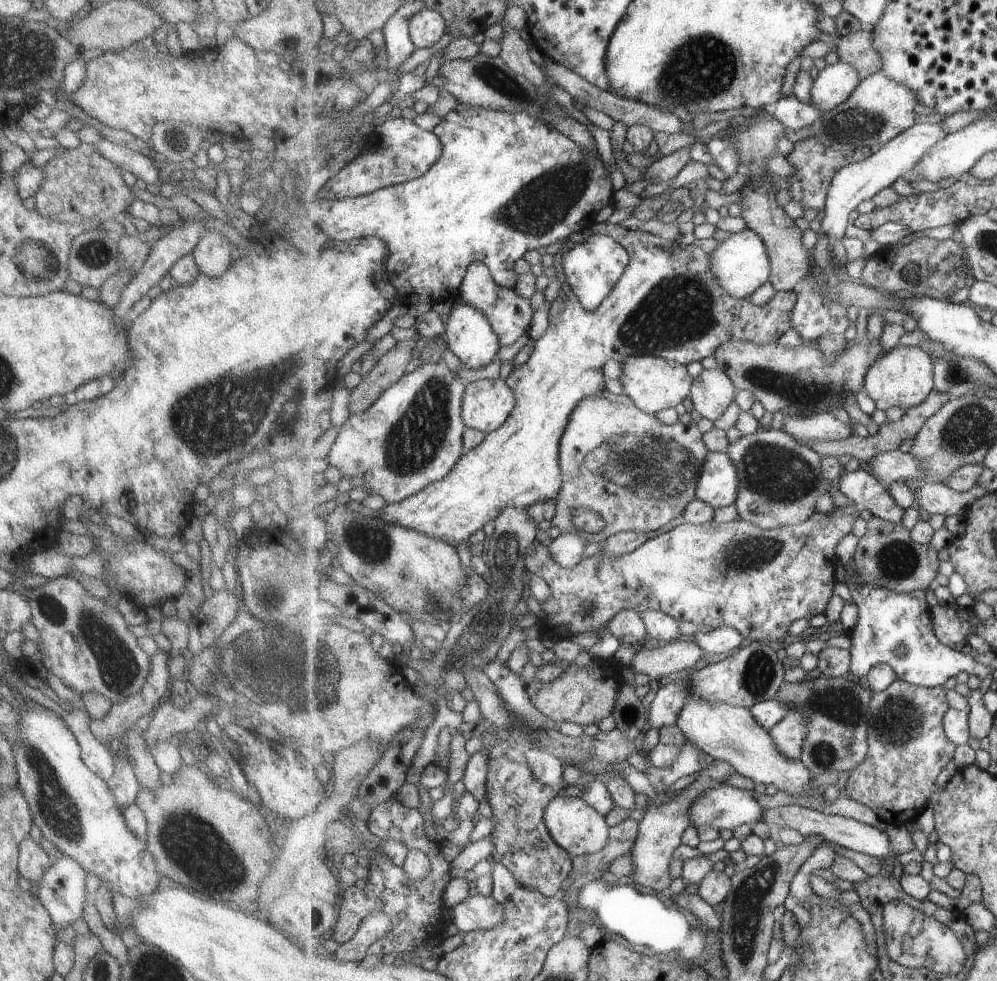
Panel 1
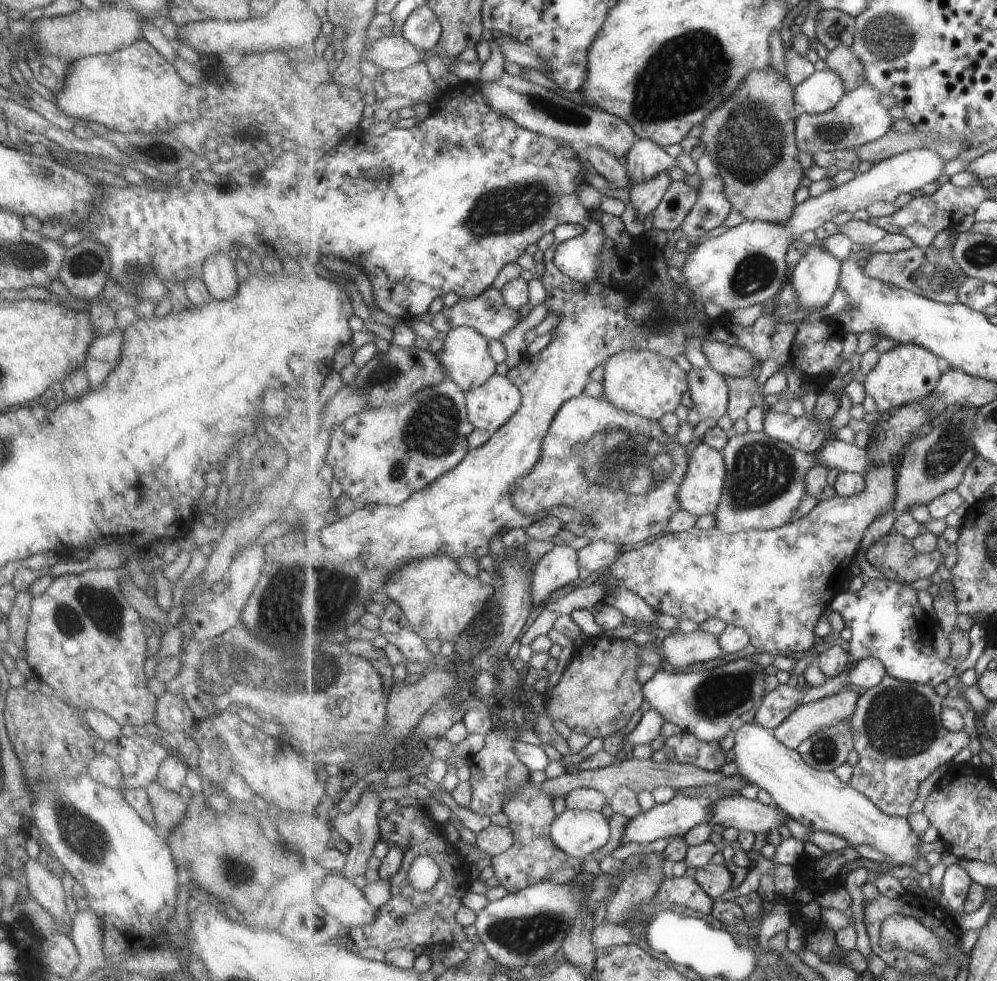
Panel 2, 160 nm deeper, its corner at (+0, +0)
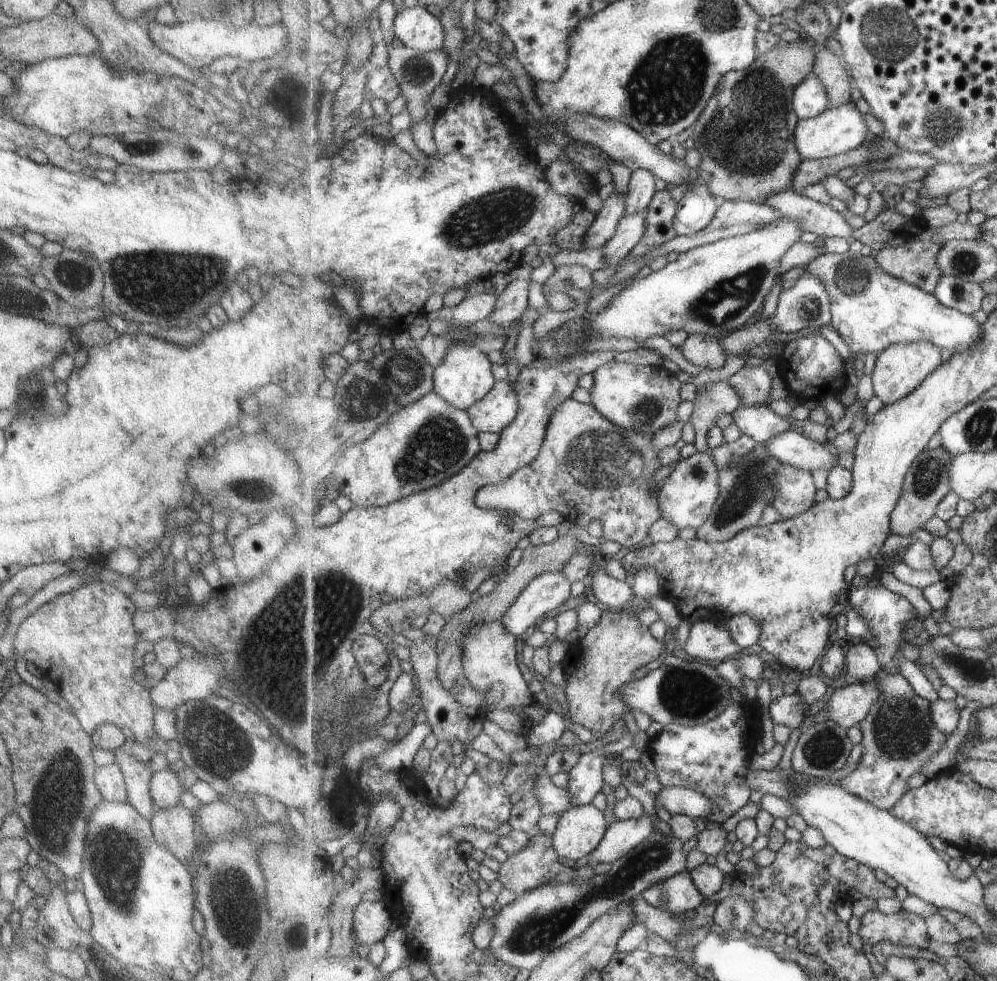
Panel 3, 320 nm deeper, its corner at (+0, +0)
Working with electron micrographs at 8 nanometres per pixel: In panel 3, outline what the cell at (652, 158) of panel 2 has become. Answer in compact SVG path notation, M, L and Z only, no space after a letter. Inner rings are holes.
M643 168L632 172L628 183L627 210L625 216L647 210L657 193L655 182L658 177Z

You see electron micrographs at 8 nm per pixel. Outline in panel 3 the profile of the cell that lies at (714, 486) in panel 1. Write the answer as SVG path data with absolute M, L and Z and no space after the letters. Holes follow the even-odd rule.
M710 450L707 453L691 455L687 459L681 459L674 470L660 484L658 505L663 519L667 519L675 526L682 528L701 528L714 512L714 504L722 493L720 484L720 472L713 462Z

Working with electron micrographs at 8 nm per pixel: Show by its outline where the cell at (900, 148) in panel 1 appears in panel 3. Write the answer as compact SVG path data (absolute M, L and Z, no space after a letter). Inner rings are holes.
M803 268L801 278L779 298L779 310L771 318L771 326L781 334L799 332L803 328L831 325L832 307L825 282Z

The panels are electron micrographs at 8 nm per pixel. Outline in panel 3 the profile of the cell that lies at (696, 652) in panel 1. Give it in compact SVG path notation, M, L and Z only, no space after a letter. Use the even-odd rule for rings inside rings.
M697 621L691 626L689 636L683 644L682 655L699 660L725 660L742 646L734 639L728 628L723 628L719 621Z

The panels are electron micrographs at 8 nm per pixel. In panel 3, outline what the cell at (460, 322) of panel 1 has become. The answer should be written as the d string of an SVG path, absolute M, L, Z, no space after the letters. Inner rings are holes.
M459 340L449 348L449 354L445 356L443 364L434 369L434 392L437 392L443 398L447 398L447 402L451 402L453 406L467 411L471 406L486 398L487 394L490 394L493 390L496 381L493 378L491 368L493 368L493 364L487 358L487 354L483 354L473 344L465 344L465 342Z

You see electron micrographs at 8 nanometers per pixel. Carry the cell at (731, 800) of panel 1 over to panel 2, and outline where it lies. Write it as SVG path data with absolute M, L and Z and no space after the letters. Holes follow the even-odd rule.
M675 794L675 796L666 803L657 803L648 811L639 813L635 818L632 818L625 827L622 844L649 844L655 842L659 838L671 838L685 836L688 830L701 823L711 823L710 820L714 817L712 814L712 806L714 803L709 799L698 797L685 797Z

